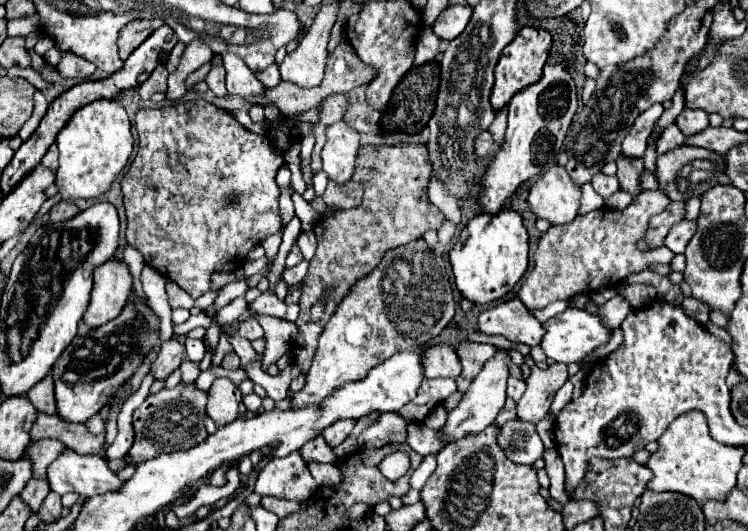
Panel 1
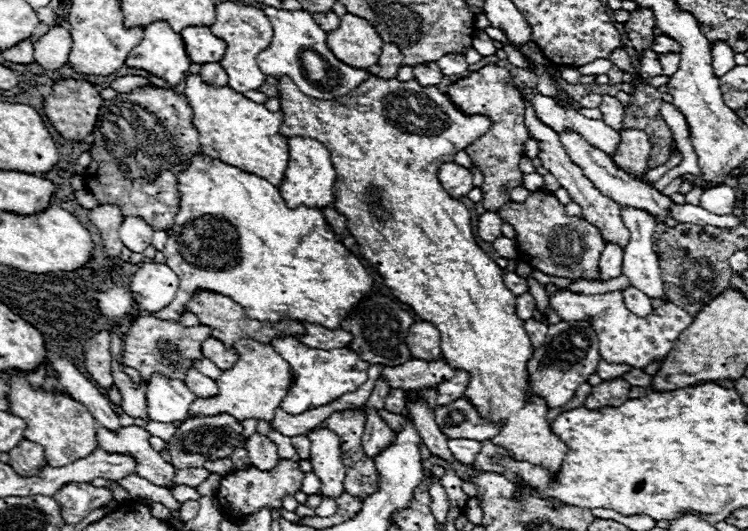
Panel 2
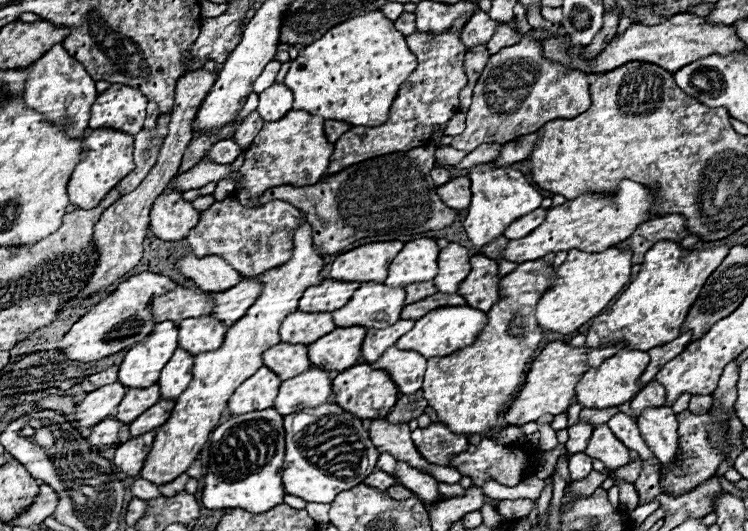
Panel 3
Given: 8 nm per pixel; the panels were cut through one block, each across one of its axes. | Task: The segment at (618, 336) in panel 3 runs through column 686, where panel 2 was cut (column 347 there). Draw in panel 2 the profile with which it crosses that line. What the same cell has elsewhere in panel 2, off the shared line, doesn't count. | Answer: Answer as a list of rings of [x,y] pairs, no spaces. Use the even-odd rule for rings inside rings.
[[[198,152],[190,158],[182,174],[178,174],[178,194],[180,208],[174,220],[176,226],[168,230],[168,240],[162,252],[166,264],[172,266],[180,278],[180,290],[172,304],[156,314],[158,318],[180,322],[180,316],[186,312],[184,306],[192,298],[194,290],[212,290],[238,302],[246,310],[248,318],[276,322],[280,316],[290,316],[298,322],[340,328],[340,322],[374,288],[372,276],[334,236],[320,208],[308,208],[304,204],[288,208],[278,188],[256,174],[242,172],[236,166],[228,166]]]

